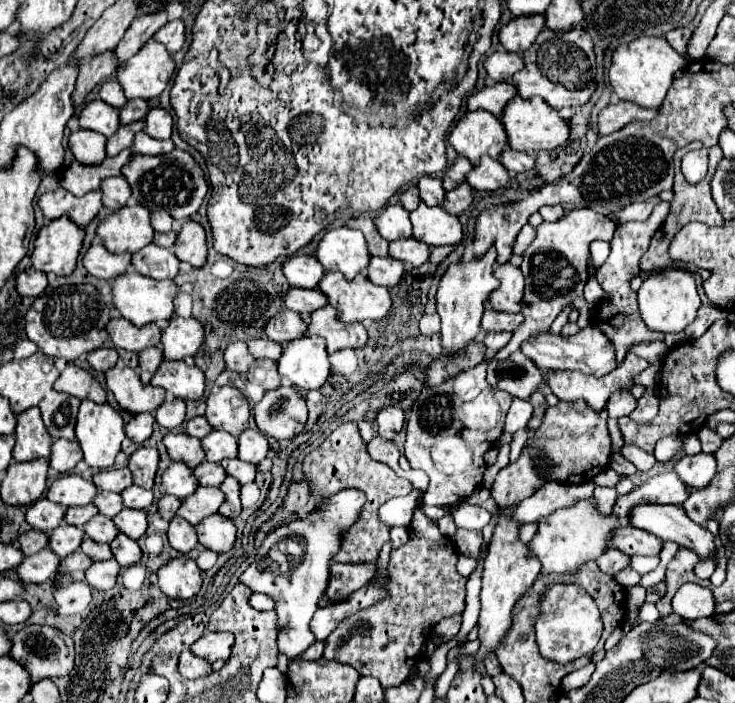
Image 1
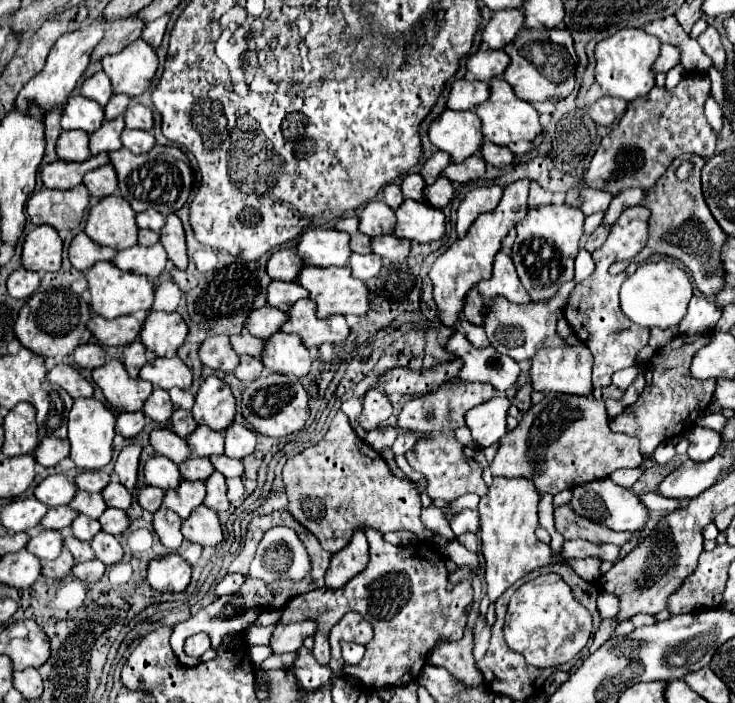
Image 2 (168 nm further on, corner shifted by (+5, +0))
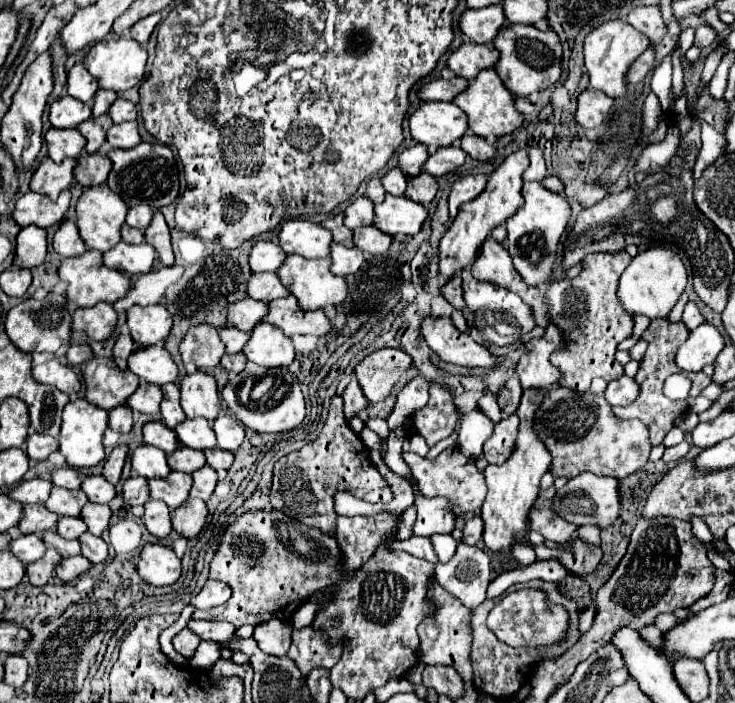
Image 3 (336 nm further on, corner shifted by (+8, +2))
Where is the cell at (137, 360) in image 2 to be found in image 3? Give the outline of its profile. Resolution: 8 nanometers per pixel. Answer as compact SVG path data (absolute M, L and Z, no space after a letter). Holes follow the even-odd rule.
M120 334L118 338L116 338L116 344L114 344L114 350L112 350L112 360L116 362L116 366L120 368L120 370L126 370L126 358L128 358L128 354L132 354L134 352L134 342L132 342L132 338L128 336L128 334Z

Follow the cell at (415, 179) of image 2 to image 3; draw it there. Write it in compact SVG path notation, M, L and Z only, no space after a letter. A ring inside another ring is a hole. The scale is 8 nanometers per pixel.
M392 168L386 172L386 176L382 178L382 186L388 194L394 196L404 196L406 190L406 176L400 172L400 168Z

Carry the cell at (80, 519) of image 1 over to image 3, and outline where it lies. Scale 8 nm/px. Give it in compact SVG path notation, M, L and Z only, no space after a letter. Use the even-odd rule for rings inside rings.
M42 504L24 506L24 514L22 514L20 522L18 522L18 530L22 534L40 534L44 530L54 528L58 520L60 520L60 516L52 514Z

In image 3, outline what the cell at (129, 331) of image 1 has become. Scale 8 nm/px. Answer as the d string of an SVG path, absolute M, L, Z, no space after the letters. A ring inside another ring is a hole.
M98 302L90 308L76 308L72 312L72 330L86 332L90 340L106 340L116 328L116 310L108 302Z

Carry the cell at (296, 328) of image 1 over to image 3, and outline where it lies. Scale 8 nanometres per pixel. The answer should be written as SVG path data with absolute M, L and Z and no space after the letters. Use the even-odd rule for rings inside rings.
M244 298L240 302L232 302L228 304L228 324L250 332L258 322L262 322L262 318L268 314L268 306L264 302L252 300L252 298Z

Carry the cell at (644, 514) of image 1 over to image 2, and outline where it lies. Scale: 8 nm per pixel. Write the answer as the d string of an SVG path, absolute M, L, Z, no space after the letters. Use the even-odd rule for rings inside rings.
M609 478L587 482L587 484L581 484L581 486L573 488L571 508L575 512L579 512L579 516L595 520L599 524L605 524L605 526L609 526L617 532L625 532L625 530L637 532L647 522L647 516L649 516L649 510L639 502L639 498L629 488L617 486Z

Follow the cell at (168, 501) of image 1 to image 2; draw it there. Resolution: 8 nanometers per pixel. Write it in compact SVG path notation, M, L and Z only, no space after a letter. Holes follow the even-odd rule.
M145 486L139 492L139 504L149 512L157 512L161 508L161 504L163 504L163 496L165 496L163 490L153 488L153 486Z

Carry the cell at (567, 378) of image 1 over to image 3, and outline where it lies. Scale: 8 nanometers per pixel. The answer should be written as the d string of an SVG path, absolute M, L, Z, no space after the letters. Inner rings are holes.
M550 324L546 326L546 334L542 338L532 338L524 344L524 352L516 364L522 388L548 388L560 380L558 368L550 364L550 354L564 342L560 336L560 330Z

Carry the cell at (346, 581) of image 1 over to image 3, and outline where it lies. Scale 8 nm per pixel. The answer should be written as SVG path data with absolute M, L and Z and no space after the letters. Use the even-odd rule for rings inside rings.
M378 512L376 516L336 518L336 540L342 550L342 566L346 572L358 570L392 534L398 532L400 520L390 512Z

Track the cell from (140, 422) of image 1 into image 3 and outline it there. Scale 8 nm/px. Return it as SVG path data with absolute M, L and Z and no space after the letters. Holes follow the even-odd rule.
M116 406L108 412L108 426L116 432L130 432L132 428L132 410L128 406Z

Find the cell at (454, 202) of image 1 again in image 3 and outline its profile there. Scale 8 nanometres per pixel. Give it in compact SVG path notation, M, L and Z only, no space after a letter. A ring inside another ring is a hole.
M420 172L416 178L408 178L408 186L406 186L404 196L428 206L434 200L436 192L438 192L438 184L436 184L434 176L430 176L428 172Z

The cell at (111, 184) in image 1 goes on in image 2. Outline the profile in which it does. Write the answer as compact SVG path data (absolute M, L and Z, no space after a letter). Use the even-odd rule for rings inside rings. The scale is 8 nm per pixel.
M107 164L107 166L101 166L97 170L91 170L85 174L83 184L87 186L91 196L95 196L97 200L103 200L103 198L115 194L115 190L117 190L115 168L111 168L111 164Z

